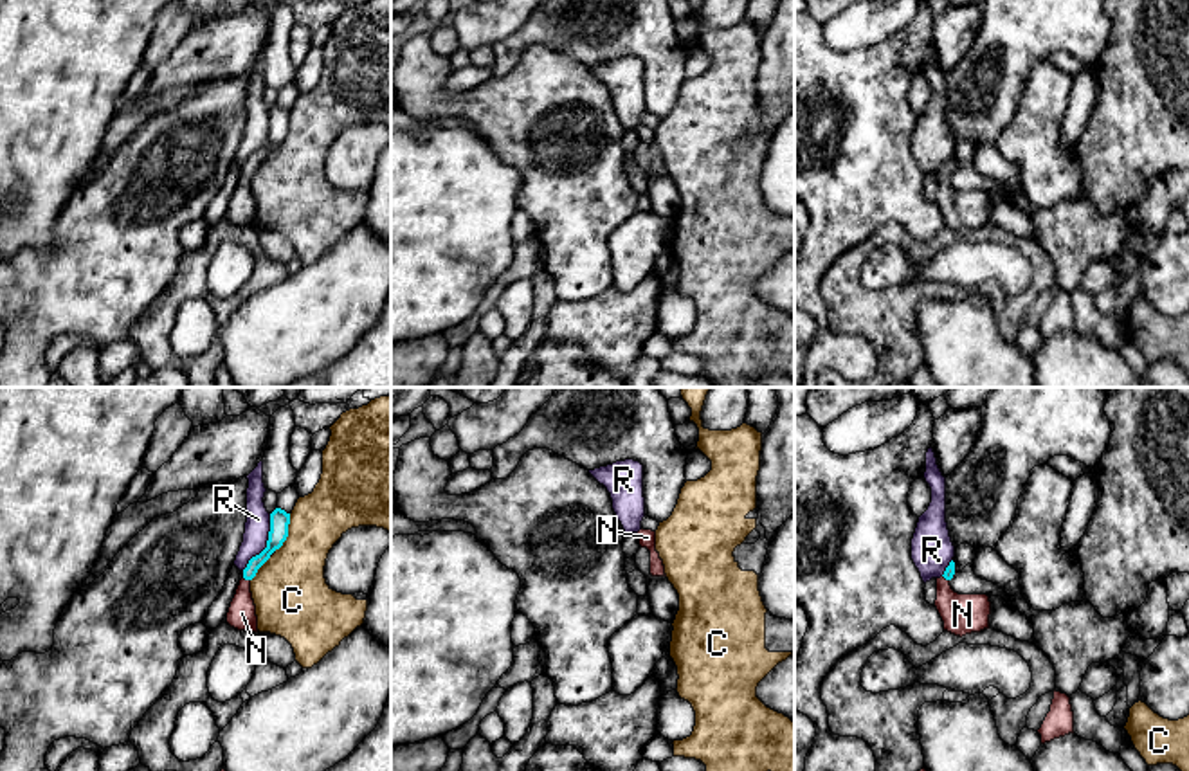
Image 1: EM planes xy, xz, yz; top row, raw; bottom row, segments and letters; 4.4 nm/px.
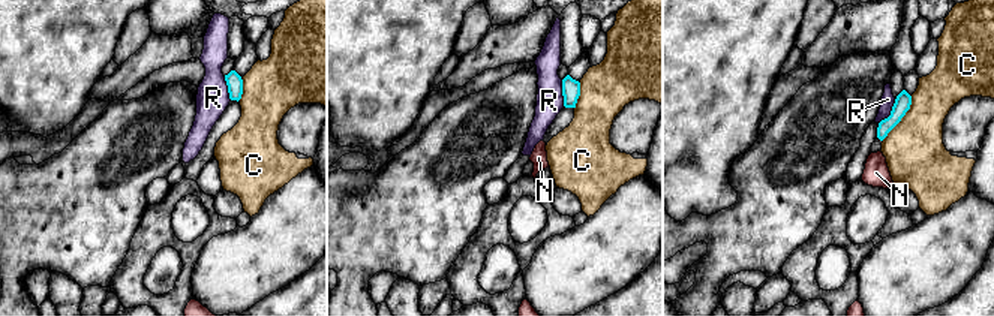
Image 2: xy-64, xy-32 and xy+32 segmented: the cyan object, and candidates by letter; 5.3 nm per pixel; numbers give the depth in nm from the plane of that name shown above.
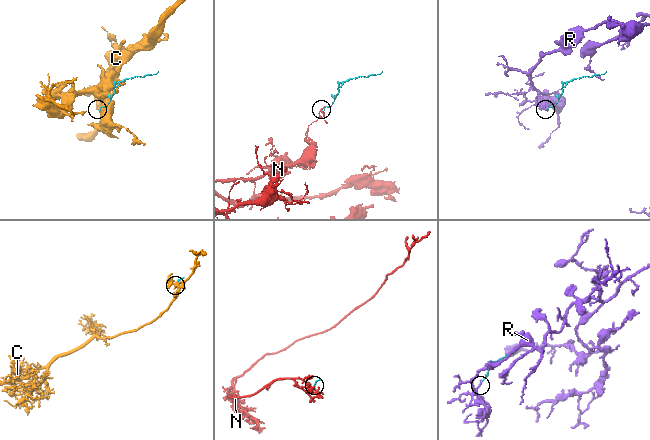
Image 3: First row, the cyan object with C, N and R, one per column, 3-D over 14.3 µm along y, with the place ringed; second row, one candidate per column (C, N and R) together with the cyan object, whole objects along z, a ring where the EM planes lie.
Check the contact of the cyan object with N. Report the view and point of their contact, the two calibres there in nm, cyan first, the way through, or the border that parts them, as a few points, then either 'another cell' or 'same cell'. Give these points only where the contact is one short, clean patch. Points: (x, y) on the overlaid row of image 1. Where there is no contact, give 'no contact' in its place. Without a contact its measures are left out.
xy (247, 579) | 90/130 nm | across xy (278, 534), (247, 579), (242, 613) | same cell

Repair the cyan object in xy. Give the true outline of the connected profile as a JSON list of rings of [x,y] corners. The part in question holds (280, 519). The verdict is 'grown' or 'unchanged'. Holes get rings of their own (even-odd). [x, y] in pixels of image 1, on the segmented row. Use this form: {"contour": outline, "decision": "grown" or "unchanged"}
{"contour": [[[276,508],[270,513],[270,531],[267,548],[252,557],[243,569],[243,578],[236,589],[236,594],[231,602],[227,612],[227,623],[238,630],[258,632],[258,616],[256,605],[250,593],[250,580],[256,576],[258,569],[270,558],[270,555],[283,546],[288,537],[290,513],[281,508]]], "decision": "grown"}

